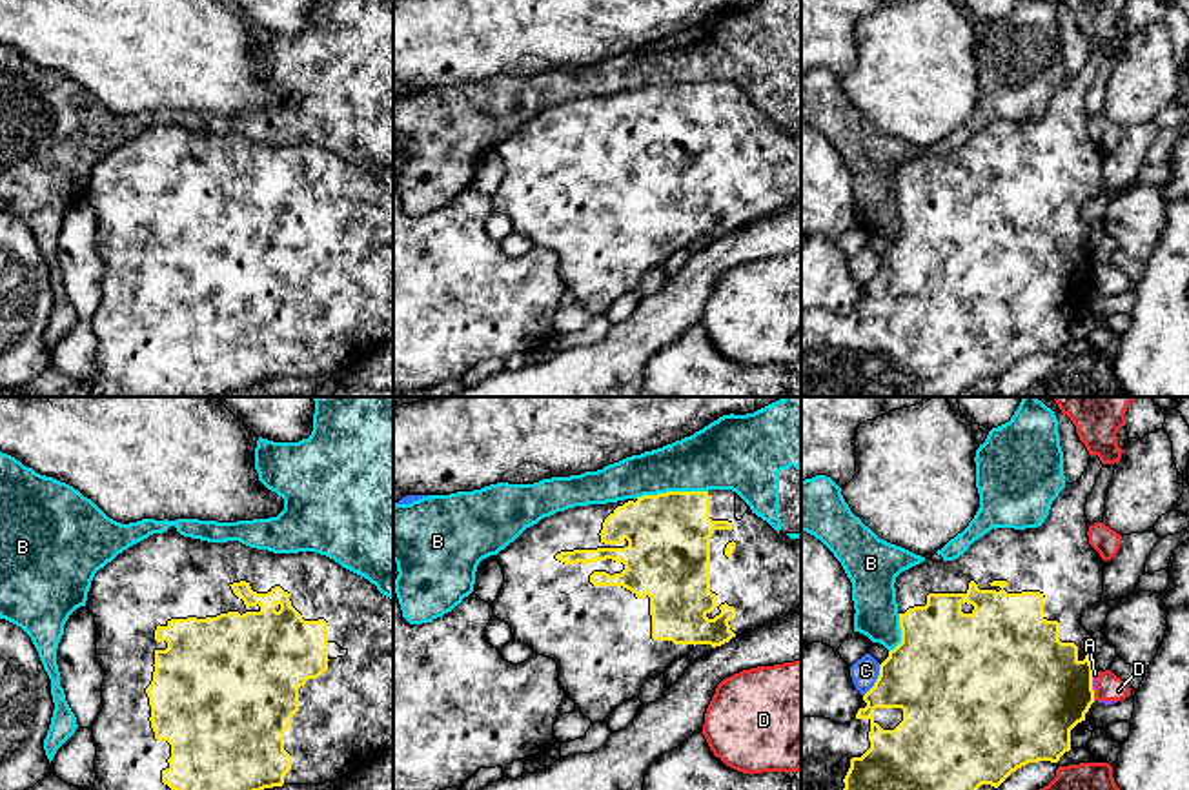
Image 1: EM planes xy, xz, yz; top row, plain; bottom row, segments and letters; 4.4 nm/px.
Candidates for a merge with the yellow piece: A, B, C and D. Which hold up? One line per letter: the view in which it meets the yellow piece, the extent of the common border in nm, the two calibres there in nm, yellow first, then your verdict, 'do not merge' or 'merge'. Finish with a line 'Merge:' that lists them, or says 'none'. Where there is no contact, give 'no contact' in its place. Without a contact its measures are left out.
A: meets yellow in yz; contact 100 nm long; 460 nm thick on the yellow side, 20 nm on the other; do not merge
B: meets yellow in xz; contact 320 nm long; 360 nm thick on the yellow side, 280 nm on the other; do not merge
C: meets yellow in yz; contact 160 nm long; 400 nm thick on the yellow side, 120 nm on the other; do not merge
D: meets yellow in yz; contact 30 nm long; 460 nm thick on the yellow side, 120 nm on the other; do not merge
Merge: none

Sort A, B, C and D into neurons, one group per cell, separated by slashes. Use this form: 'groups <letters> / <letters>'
groups A D / B / C

